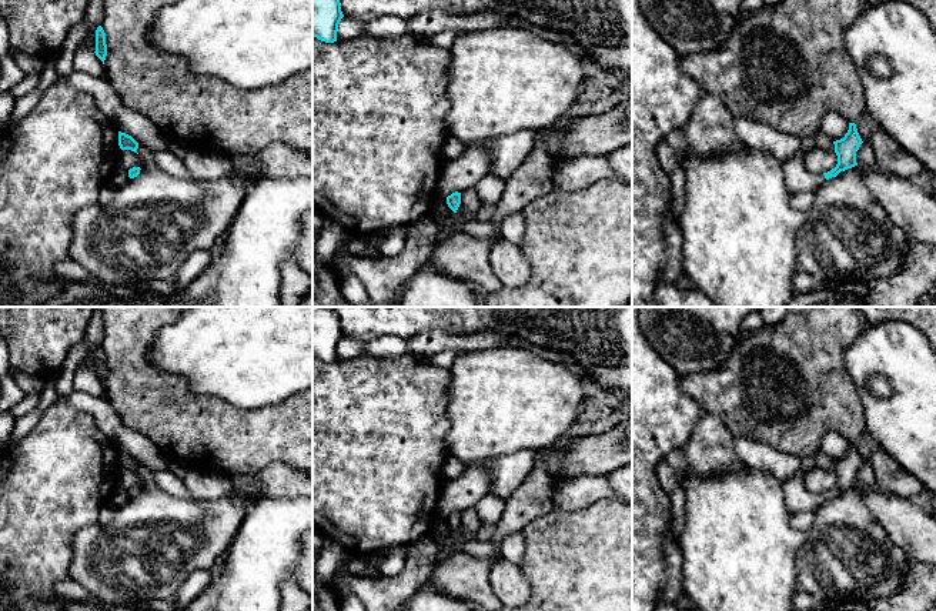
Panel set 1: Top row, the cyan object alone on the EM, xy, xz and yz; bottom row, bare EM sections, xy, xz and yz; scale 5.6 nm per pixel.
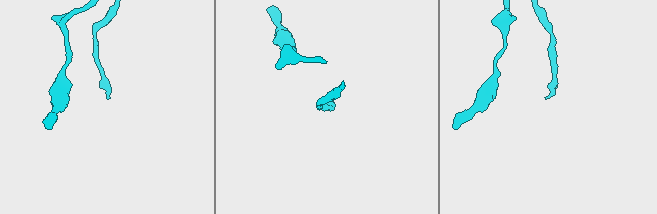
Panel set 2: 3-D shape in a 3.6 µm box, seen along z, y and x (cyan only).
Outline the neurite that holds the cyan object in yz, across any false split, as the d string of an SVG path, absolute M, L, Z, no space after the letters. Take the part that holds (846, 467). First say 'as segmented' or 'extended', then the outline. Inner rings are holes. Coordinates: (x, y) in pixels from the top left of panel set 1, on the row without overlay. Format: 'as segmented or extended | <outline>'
extended | M849 443L843 458L833 461L838 484L828 493L813 494L805 487L805 468L802 467L792 478L783 481L785 503L789 512L815 511L825 500L836 497L840 491L858 485L856 471L862 464L856 444Z

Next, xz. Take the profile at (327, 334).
as segmented | M312 307L312 355L325 363L337 361L342 337L340 317L328 307Z

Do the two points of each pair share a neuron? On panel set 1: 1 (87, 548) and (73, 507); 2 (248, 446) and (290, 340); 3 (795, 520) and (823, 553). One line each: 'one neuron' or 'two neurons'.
1: two neurons
2: two neurons
3: two neurons

